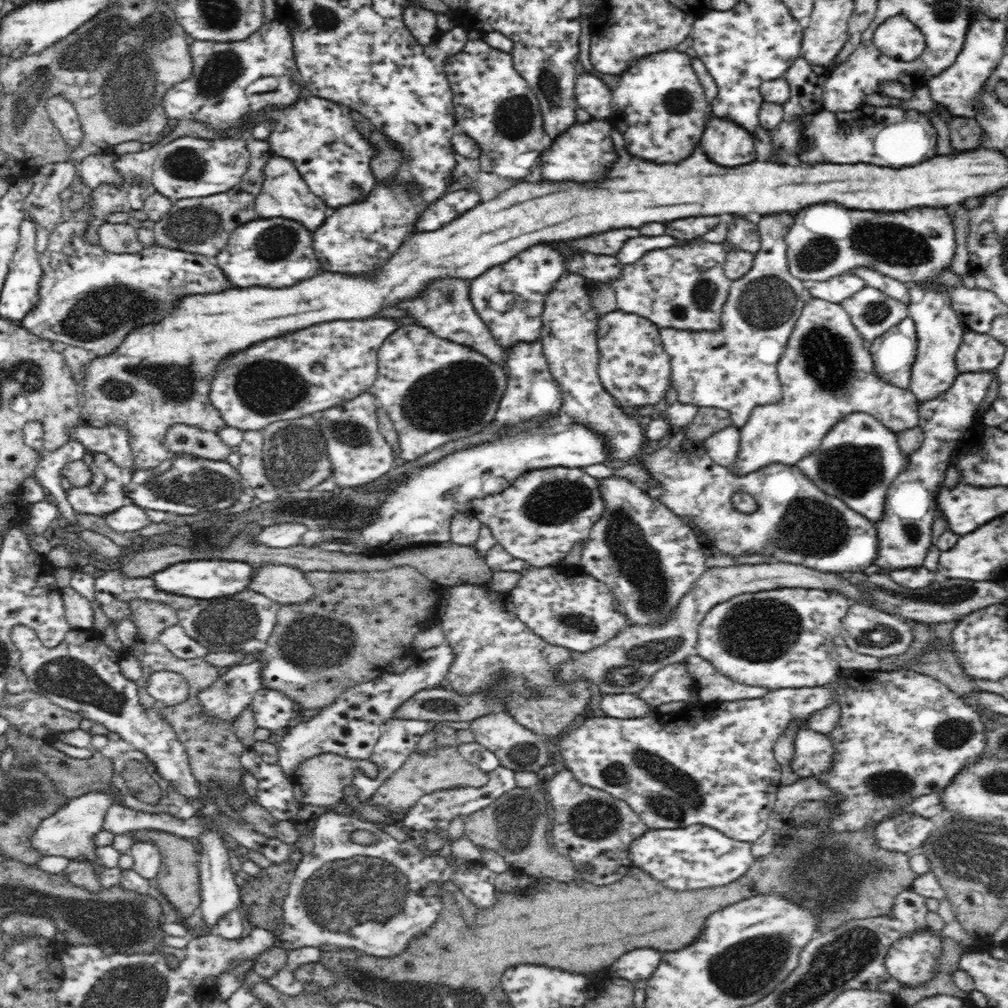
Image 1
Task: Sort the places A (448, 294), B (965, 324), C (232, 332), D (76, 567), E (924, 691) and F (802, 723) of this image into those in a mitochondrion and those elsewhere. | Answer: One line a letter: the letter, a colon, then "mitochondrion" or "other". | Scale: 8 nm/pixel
A: mitochondrion
B: other
C: other
D: other
E: other
F: other

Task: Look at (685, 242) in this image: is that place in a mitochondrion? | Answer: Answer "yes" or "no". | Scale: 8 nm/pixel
no

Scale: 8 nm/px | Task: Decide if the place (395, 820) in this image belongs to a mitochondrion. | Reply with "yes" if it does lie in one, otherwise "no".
no

